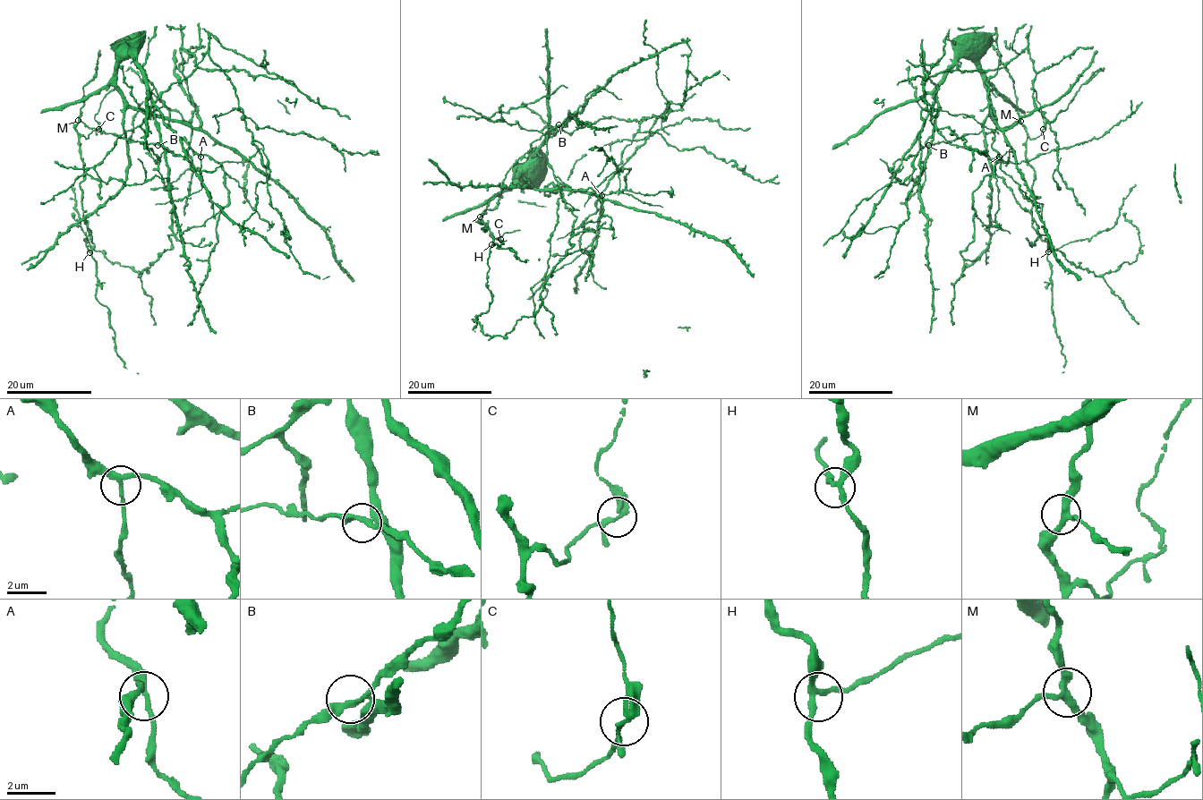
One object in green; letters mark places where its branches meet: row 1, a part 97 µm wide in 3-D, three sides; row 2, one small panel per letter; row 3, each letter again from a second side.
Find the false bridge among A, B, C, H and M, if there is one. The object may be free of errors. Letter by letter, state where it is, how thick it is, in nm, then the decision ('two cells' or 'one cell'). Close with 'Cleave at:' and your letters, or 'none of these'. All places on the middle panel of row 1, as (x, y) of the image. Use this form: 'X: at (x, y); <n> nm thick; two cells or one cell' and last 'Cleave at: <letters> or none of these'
A: at (601, 195); 240 nm thick; one cell
B: at (558, 124); 200 nm thick; one cell
C: at (500, 239); 220 nm thick; one cell
H: at (491, 244); 200 nm thick; one cell
M: at (480, 217); 280 nm thick; one cell
Cleave at: none of these

